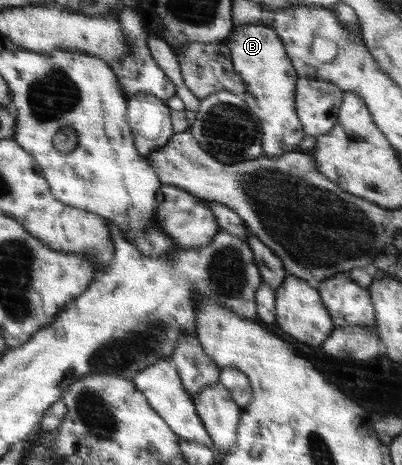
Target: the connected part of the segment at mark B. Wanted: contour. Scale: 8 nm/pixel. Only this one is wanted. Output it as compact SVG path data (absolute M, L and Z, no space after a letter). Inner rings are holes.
M260 24L234 26L233 32L226 40L231 50L231 60L235 72L242 76L246 84L246 92L242 95L251 112L258 117L262 126L264 156L278 158L296 148L304 133L302 125L296 118L294 108L294 90L296 86L296 70L287 54L282 39L272 27Z

